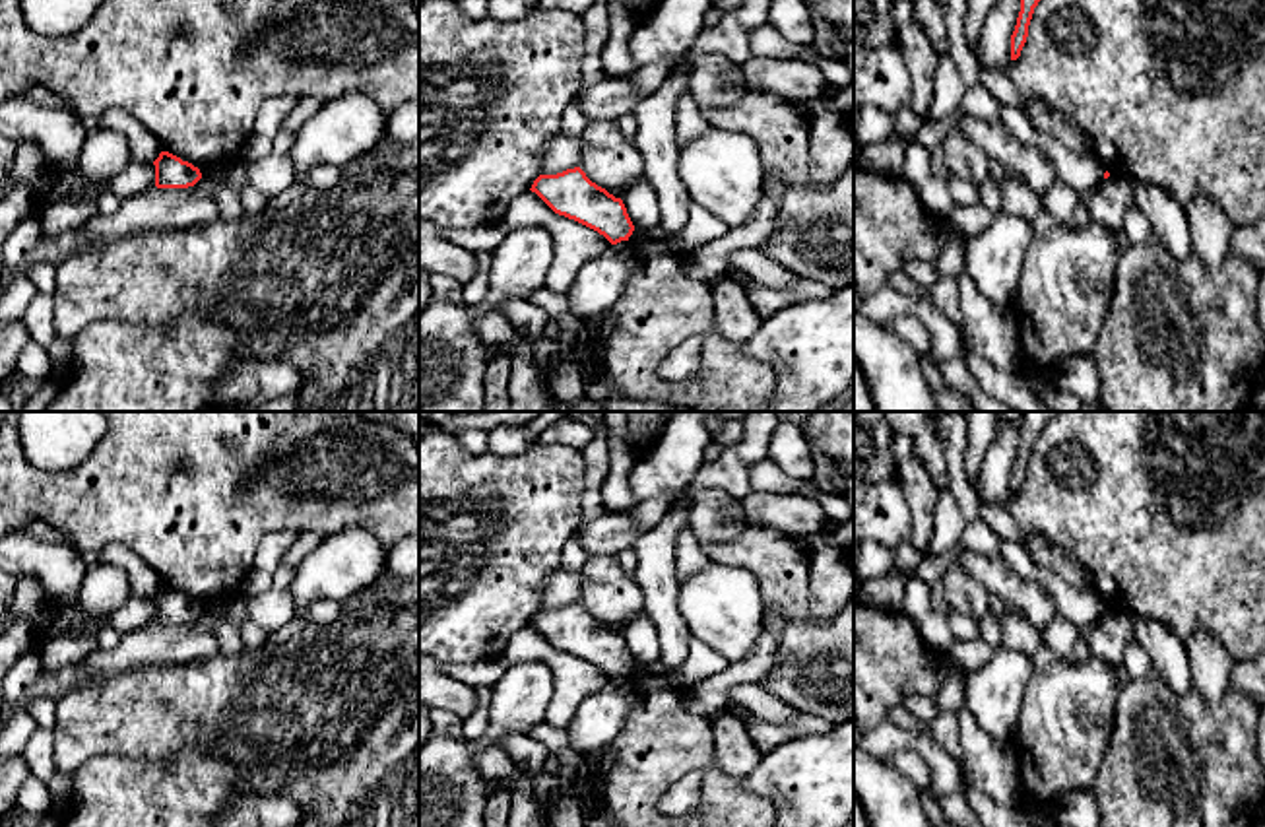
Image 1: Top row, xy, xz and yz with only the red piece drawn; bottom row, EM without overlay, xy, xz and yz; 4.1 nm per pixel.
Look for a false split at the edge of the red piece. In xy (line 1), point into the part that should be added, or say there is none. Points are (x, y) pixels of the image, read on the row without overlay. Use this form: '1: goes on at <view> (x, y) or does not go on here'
1: does not go on here

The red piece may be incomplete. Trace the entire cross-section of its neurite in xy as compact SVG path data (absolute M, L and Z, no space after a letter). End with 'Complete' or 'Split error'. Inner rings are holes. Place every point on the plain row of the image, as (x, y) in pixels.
M161 586L153 600L157 623L188 623L202 613L198 602L188 596L182 596L180 592L169 586Z. Complete

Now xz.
M580 602L539 610L530 625L555 648L598 666L611 679L629 676L634 666L623 635L592 617Z. Complete

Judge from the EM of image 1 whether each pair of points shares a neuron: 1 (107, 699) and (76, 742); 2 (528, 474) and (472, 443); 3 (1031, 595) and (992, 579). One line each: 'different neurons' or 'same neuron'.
1: same neuron
2: different neurons
3: same neuron

